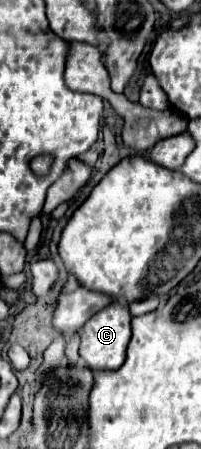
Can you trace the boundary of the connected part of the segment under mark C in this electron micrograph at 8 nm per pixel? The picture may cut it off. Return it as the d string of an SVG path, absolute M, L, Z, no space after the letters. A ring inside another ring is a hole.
M113 301L99 313L95 313L81 329L81 347L79 355L83 357L89 369L119 369L125 361L127 343L131 339L131 313L125 303Z

